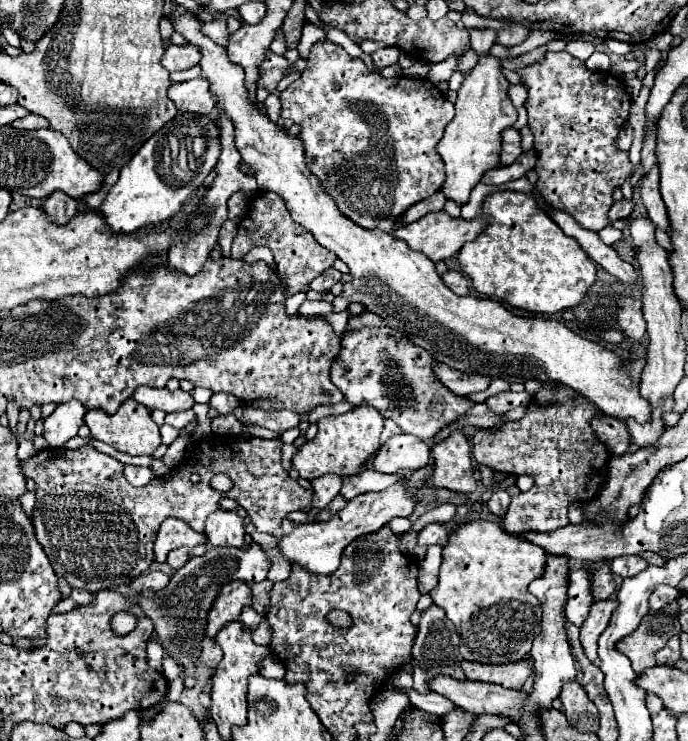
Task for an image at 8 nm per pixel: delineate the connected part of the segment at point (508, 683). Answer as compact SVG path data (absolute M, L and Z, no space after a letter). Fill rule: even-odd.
M525 657L517 663L505 663L505 665L483 665L473 661L461 663L467 679L471 681L485 681L485 683L497 683L505 689L523 689L523 683L527 677L533 675L533 659Z

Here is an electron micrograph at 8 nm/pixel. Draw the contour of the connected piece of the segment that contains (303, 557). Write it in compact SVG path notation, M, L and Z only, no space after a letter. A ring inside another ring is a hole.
M393 485L393 487L379 491L379 493L363 493L363 495L357 495L355 499L351 499L345 509L337 511L337 515L333 515L333 519L329 519L325 523L297 525L289 535L279 539L277 551L289 563L299 563L309 573L331 575L339 567L341 551L355 537L381 529L393 517L409 517L413 513L413 507L415 507L415 499L401 485Z

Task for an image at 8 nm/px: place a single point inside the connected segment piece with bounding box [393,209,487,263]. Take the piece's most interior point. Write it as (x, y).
(438, 235)

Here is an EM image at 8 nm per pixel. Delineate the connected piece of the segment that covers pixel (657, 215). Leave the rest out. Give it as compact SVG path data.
M657 165L641 181L641 199L647 207L647 213L649 213L649 219L653 221L653 225L657 229L663 229L665 233L671 233L669 215L665 213L665 203L663 203L661 193L659 193L659 169L657 169Z

